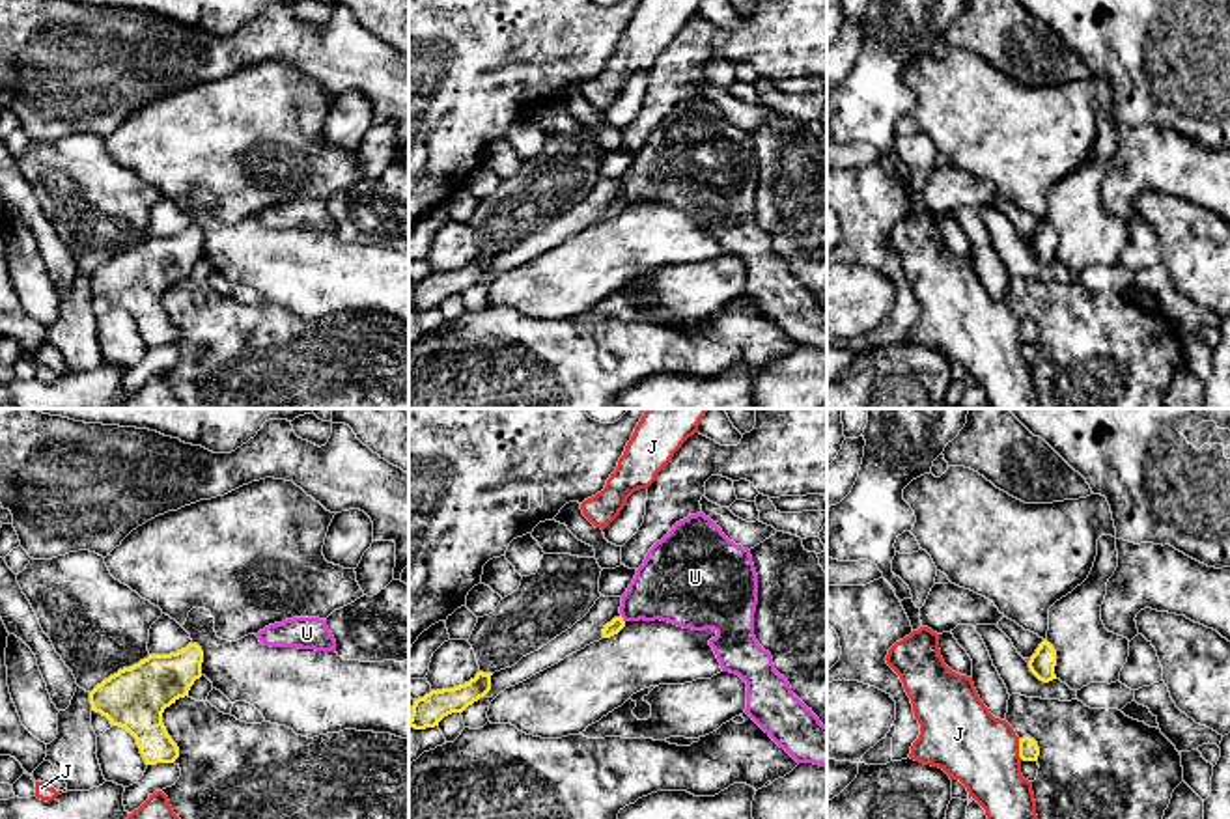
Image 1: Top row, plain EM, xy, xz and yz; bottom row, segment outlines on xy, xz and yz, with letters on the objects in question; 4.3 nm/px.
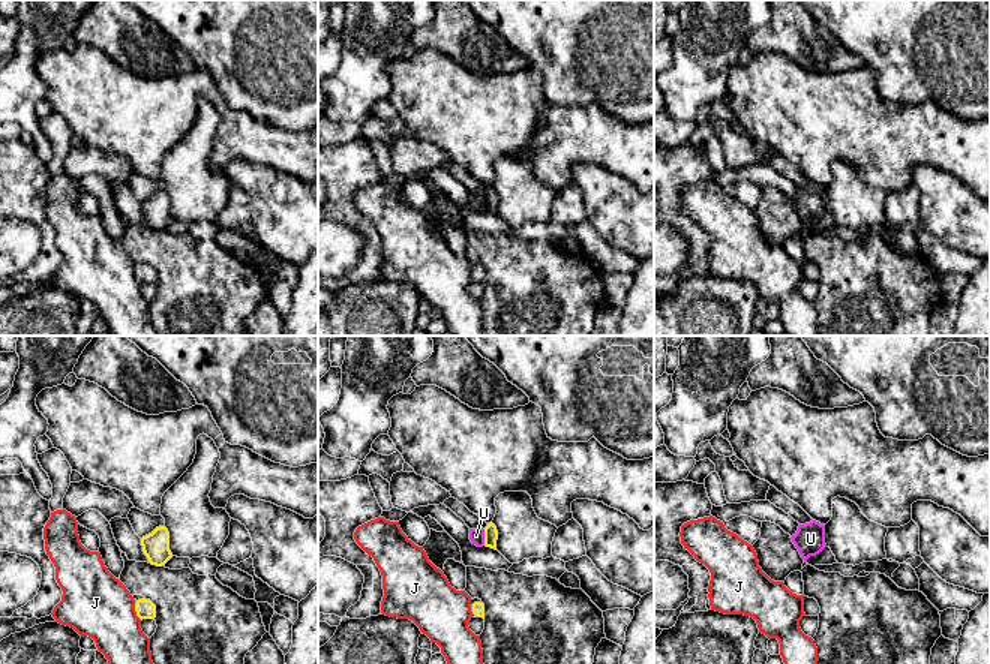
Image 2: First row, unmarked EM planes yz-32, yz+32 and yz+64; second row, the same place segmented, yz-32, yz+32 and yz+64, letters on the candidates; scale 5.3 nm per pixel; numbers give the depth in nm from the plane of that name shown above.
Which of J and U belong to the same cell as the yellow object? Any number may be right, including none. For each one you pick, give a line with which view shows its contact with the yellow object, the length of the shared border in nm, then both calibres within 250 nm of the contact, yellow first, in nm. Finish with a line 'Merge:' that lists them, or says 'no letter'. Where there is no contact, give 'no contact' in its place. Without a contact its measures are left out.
Merge: no letter

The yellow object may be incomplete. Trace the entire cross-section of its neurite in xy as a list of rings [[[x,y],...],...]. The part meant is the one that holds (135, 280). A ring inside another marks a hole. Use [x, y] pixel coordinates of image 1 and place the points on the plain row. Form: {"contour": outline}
{"contour": [[[198,226],[170,237],[149,237],[105,261],[90,274],[91,293],[125,310],[146,347],[174,345],[179,330],[162,306],[162,295],[202,259],[203,233]]]}

